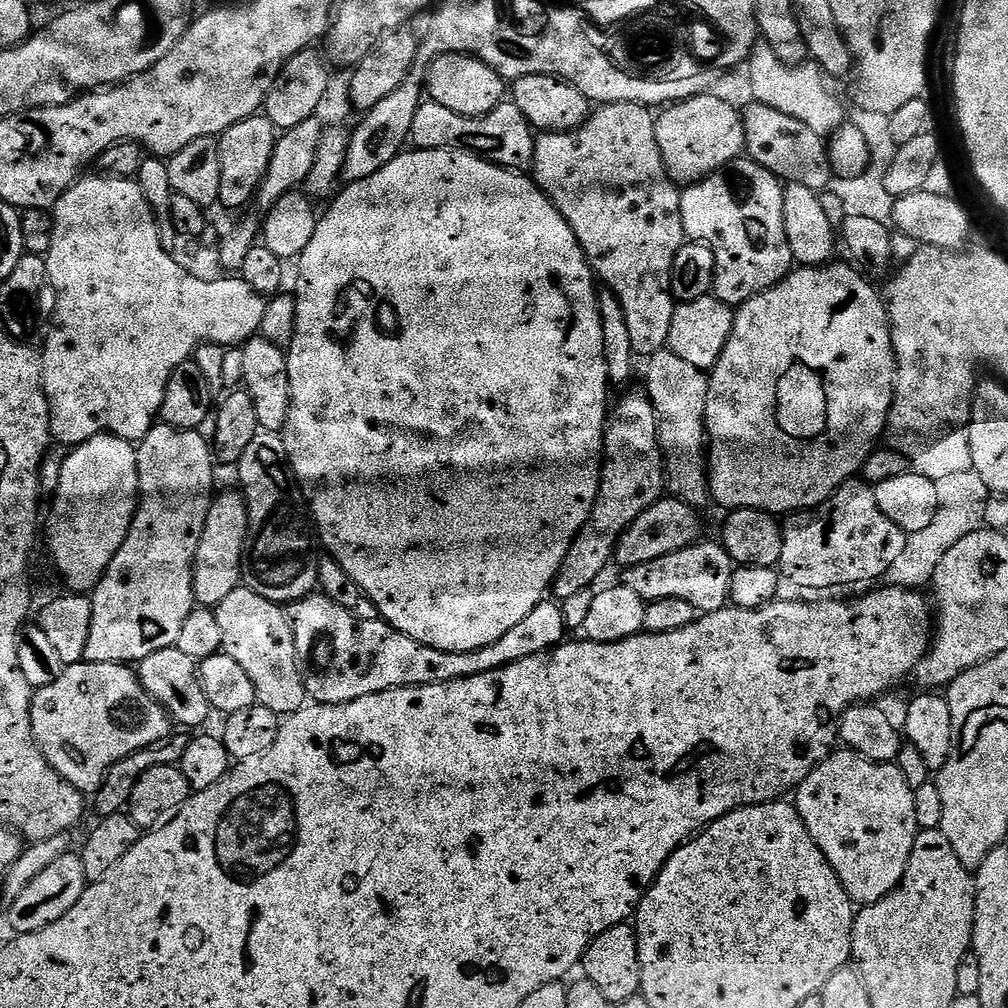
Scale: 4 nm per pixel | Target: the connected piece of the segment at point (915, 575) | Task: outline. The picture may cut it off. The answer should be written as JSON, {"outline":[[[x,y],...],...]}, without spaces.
{"outline":[[[975,469],[950,474],[949,477],[938,480],[936,484],[938,486],[938,512],[933,522],[930,522],[930,526],[909,535],[902,557],[897,557],[897,561],[890,566],[890,570],[884,577],[889,587],[912,591],[927,587],[946,553],[962,538],[983,527],[985,508],[988,505],[990,493]]]}

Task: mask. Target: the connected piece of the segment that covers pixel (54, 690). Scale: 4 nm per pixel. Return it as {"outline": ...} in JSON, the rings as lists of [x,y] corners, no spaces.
{"outline":[[[69,664],[50,686],[32,693],[32,733],[44,757],[70,782],[85,794],[95,794],[102,786],[110,766],[130,754],[149,748],[173,735],[174,721],[168,712],[142,686],[139,675],[126,664]]]}

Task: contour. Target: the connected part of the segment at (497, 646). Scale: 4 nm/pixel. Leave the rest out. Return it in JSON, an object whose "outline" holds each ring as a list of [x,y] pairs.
{"outline":[[[322,594],[296,601],[291,605],[290,619],[304,688],[318,704],[345,704],[395,688],[448,684],[467,676],[486,674],[490,670],[522,662],[522,658],[550,652],[565,643],[570,632],[561,605],[548,598],[534,606],[534,610],[530,610],[518,626],[502,634],[498,642],[490,642],[490,646],[469,652],[434,650],[402,634],[382,619],[354,618],[350,610],[342,610],[338,602],[330,602],[330,598]]]}

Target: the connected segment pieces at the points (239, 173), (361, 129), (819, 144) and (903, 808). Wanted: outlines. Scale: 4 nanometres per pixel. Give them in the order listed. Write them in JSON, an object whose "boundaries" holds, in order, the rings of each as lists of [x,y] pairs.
{"boundaries":[[[[257,114],[230,126],[218,139],[222,158],[219,207],[244,208],[247,204],[251,205],[270,166],[270,158],[274,154],[274,146],[278,139],[278,130],[268,121],[267,116]]],[[[409,72],[408,77],[396,90],[382,98],[378,106],[363,113],[361,120],[364,121],[356,129],[351,129],[348,149],[344,155],[342,176],[345,181],[370,178],[370,174],[382,170],[382,166],[386,166],[394,157],[405,151],[414,126],[414,114],[422,103],[422,76],[421,73],[419,76],[418,72]]],[[[757,102],[750,104],[742,112],[744,147],[750,159],[773,172],[781,182],[810,186],[810,190],[819,193],[825,191],[834,179],[825,137],[815,133],[806,122],[781,110]]],[[[833,751],[795,789],[794,807],[806,830],[810,830],[810,838],[814,838],[818,850],[826,854],[826,862],[830,862],[834,874],[838,874],[853,905],[863,906],[886,898],[900,885],[910,862],[910,854],[914,851],[914,842],[922,830],[914,814],[914,790],[895,763],[875,764],[857,752],[840,751]]]]}

